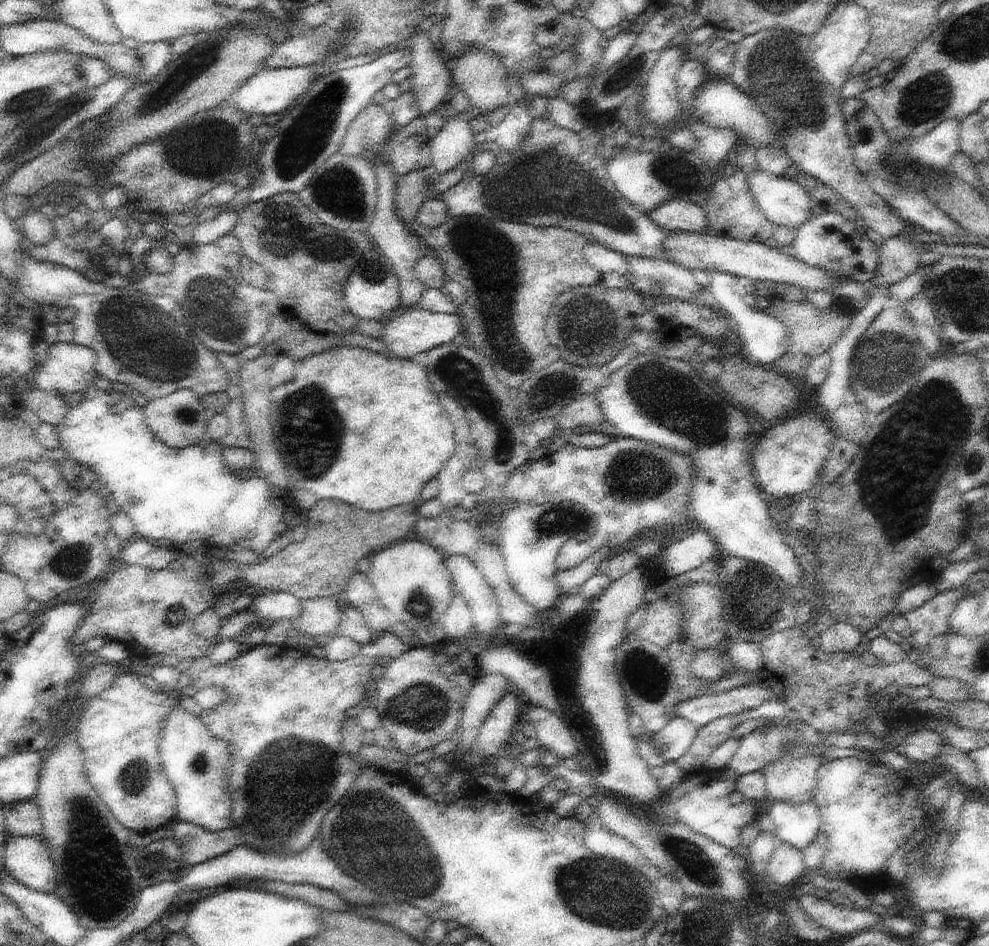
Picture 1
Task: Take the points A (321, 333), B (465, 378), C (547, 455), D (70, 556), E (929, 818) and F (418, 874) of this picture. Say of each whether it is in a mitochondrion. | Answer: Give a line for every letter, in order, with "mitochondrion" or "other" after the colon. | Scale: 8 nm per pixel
A: other
B: mitochondrion
C: other
D: mitochondrion
E: other
F: mitochondrion

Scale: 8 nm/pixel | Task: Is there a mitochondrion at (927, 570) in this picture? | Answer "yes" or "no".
no

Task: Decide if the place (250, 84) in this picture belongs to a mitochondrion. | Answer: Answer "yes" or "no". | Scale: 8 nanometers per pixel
no

